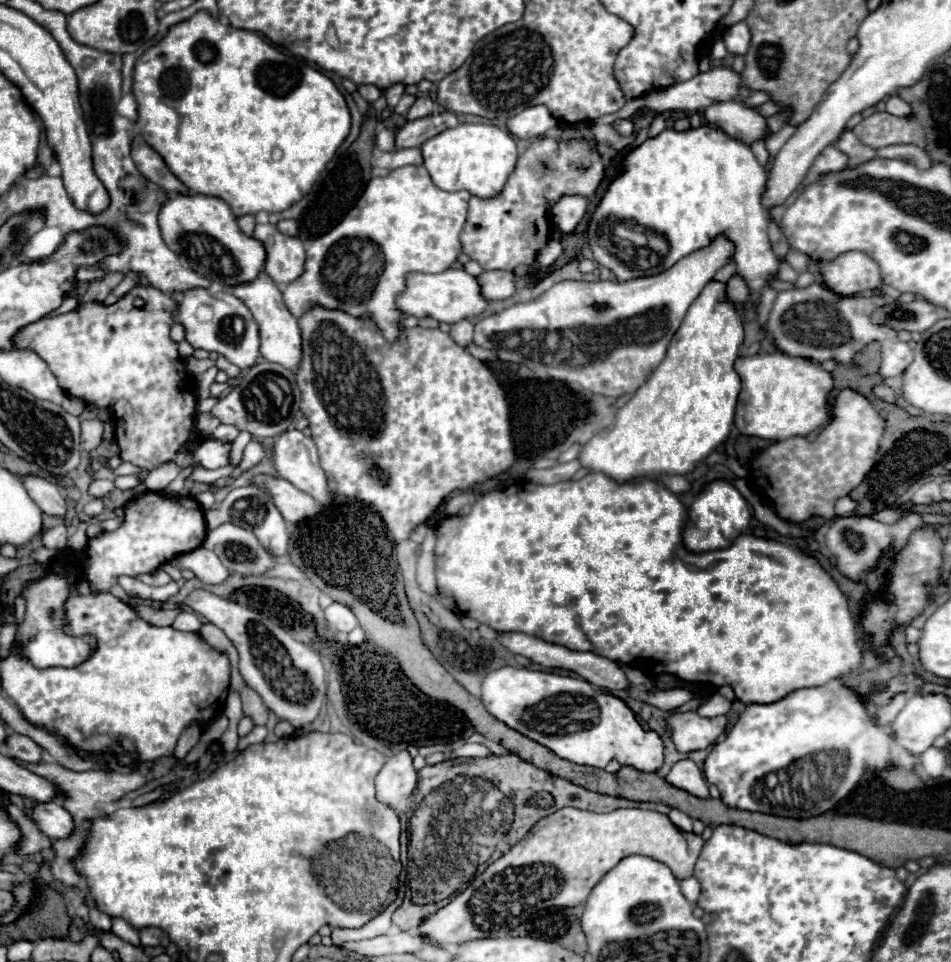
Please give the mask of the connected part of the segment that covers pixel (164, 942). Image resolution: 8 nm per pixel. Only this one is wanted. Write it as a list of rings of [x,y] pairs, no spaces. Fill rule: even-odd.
[[[142,928],[140,930],[140,944],[142,946],[168,946],[170,940],[166,936],[166,932],[162,932],[160,928]]]

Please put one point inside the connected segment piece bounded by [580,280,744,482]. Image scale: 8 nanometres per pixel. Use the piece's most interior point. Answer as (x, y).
(685, 409)

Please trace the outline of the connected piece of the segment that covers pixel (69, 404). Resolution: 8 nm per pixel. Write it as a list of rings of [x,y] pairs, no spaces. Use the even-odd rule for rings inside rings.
[[[68,396],[68,398],[62,402],[62,408],[66,408],[66,412],[70,412],[70,414],[74,414],[74,416],[80,416],[82,410],[86,408],[86,404],[84,404],[82,400],[78,400],[78,398]]]

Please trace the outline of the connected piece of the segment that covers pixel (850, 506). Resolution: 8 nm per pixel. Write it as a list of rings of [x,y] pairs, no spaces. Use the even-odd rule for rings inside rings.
[[[844,496],[844,498],[840,498],[840,500],[836,502],[836,514],[838,514],[838,516],[850,516],[856,506],[858,506],[858,504],[854,504],[854,500],[850,500],[850,496]]]

